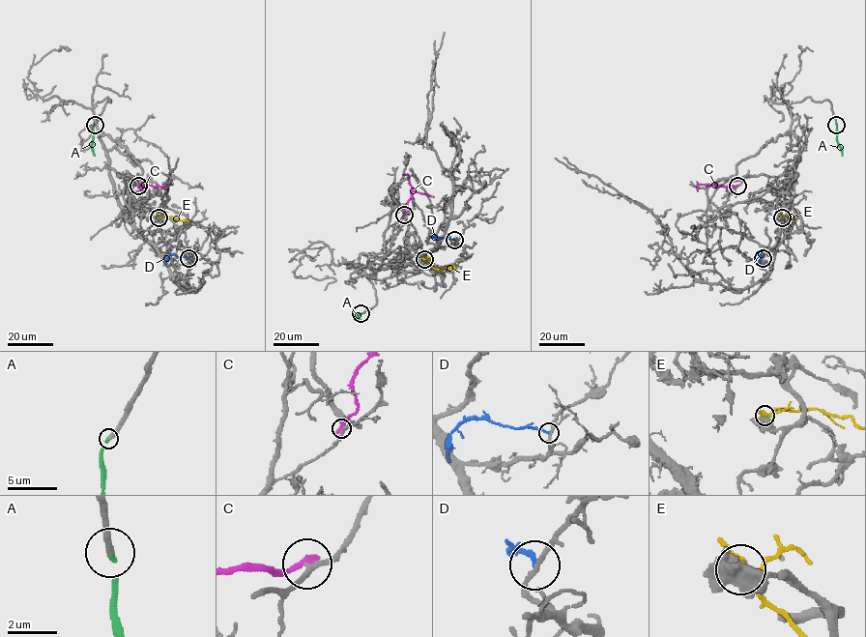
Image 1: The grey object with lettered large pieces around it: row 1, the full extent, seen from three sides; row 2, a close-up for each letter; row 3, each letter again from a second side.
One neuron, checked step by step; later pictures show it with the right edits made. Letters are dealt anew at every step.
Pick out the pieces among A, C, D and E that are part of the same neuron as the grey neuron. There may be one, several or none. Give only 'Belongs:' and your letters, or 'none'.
Belongs: A

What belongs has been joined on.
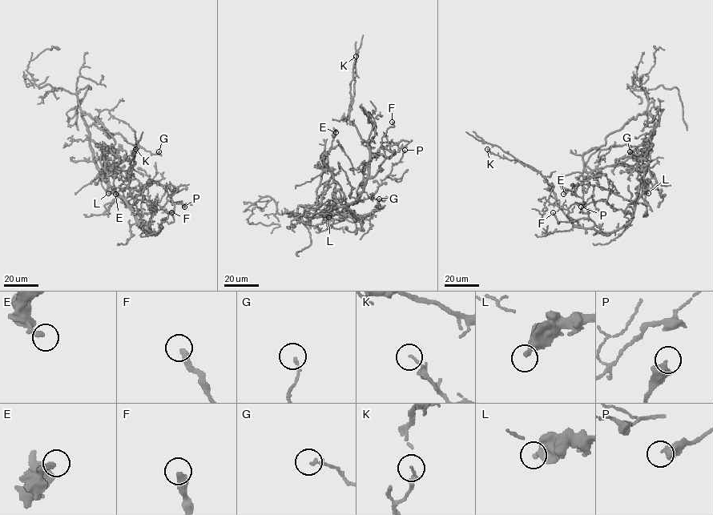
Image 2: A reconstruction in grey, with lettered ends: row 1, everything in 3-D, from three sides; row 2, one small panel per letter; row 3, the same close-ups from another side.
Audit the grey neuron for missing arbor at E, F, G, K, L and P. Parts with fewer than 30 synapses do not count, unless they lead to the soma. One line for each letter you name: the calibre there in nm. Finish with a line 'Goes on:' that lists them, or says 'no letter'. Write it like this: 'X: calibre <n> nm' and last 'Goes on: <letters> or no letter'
Goes on: no letter

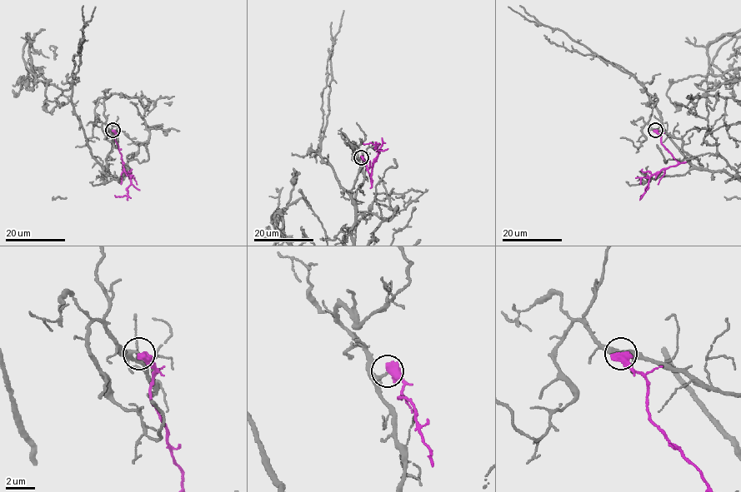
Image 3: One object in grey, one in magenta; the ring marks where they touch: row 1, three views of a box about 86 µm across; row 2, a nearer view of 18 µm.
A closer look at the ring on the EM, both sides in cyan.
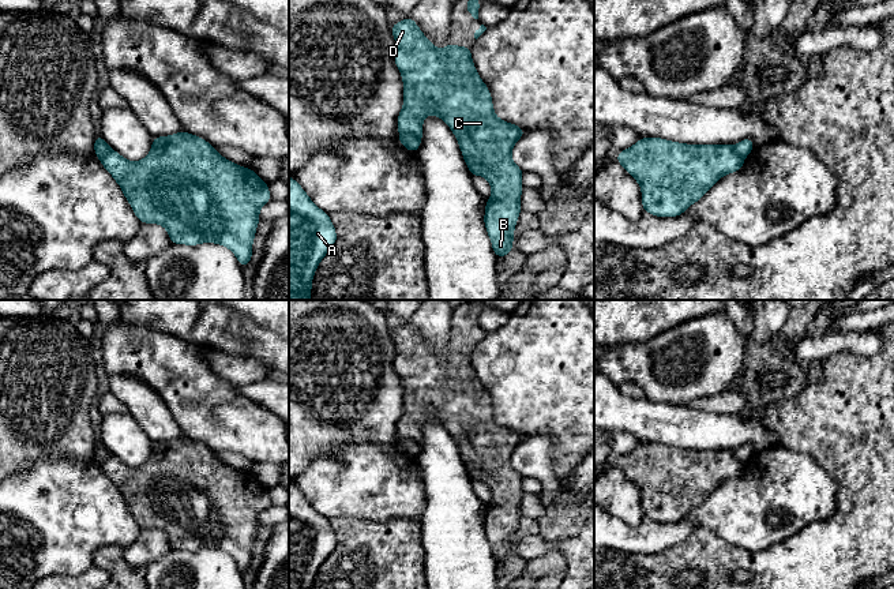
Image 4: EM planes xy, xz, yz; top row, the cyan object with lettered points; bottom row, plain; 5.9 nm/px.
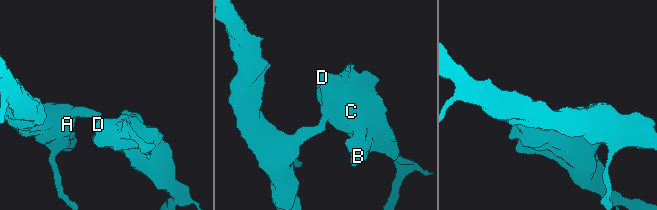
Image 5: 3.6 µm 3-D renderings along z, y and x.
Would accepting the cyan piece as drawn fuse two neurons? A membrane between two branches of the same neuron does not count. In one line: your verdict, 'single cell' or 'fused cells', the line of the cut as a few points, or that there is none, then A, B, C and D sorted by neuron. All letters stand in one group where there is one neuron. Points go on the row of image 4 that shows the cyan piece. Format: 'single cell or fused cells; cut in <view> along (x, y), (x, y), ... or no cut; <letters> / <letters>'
fused cells; cut in xz along (401, 132), (408, 132), (420, 142); A / B C D

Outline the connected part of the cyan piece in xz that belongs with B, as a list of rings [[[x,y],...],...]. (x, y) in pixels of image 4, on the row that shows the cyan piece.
[[[410,16],[391,25],[391,34],[397,42],[394,63],[403,82],[403,108],[397,119],[398,131],[413,135],[421,142],[422,123],[429,113],[450,127],[472,176],[485,177],[492,187],[491,198],[485,203],[484,225],[492,241],[492,251],[503,259],[512,252],[514,228],[522,210],[525,172],[514,164],[511,153],[514,145],[526,132],[495,115],[492,94],[474,68],[469,46],[452,45],[450,41],[440,50],[431,44]]]

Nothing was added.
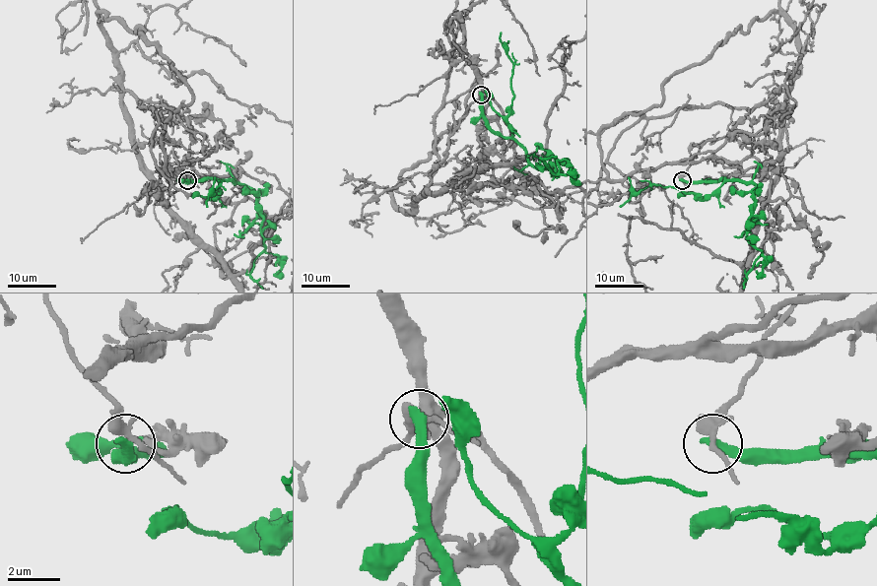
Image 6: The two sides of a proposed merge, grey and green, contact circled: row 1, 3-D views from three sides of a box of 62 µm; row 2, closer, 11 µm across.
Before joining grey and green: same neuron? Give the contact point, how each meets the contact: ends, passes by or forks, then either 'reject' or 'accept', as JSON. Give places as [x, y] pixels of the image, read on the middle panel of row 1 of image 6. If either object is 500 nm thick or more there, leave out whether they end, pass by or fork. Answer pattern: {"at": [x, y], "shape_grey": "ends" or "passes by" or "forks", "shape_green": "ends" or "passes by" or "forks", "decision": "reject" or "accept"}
{"at": [481, 95], "shape_grey": "passes by", "shape_green": "ends", "decision": "reject"}

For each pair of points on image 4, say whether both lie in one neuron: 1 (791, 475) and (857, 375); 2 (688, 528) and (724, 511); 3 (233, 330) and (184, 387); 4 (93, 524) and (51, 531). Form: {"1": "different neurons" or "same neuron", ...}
{"1": "different neurons", "2": "different neurons", "3": "different neurons", "4": "same neuron"}

